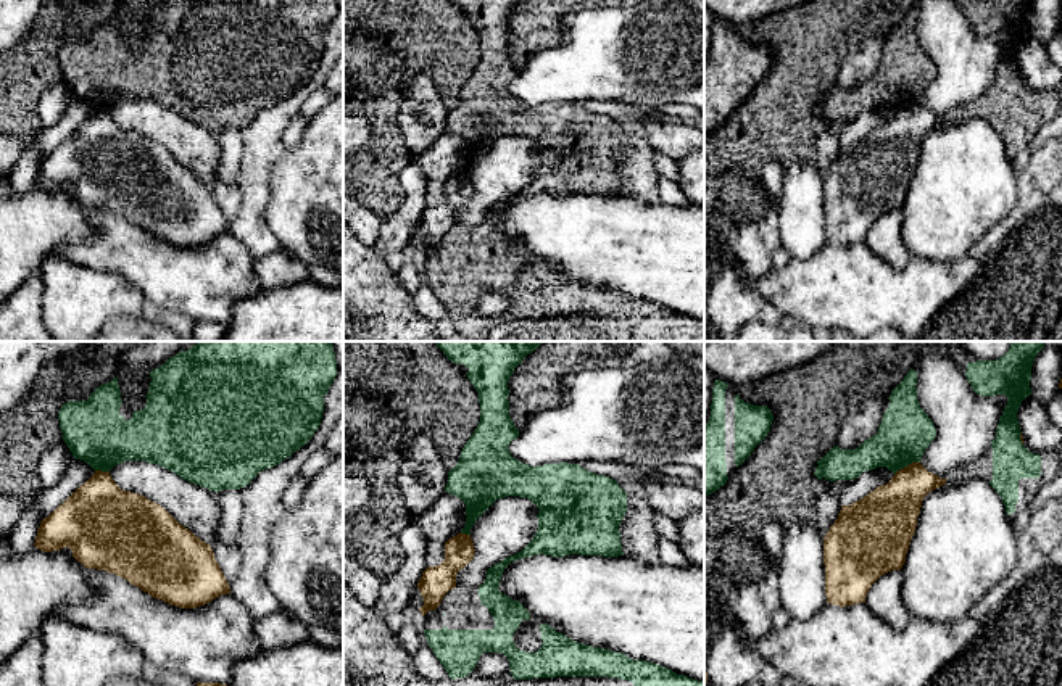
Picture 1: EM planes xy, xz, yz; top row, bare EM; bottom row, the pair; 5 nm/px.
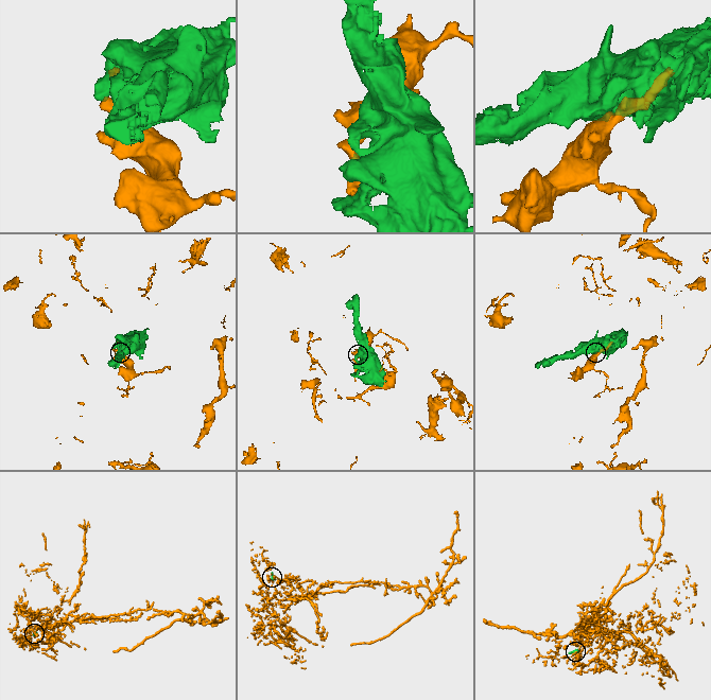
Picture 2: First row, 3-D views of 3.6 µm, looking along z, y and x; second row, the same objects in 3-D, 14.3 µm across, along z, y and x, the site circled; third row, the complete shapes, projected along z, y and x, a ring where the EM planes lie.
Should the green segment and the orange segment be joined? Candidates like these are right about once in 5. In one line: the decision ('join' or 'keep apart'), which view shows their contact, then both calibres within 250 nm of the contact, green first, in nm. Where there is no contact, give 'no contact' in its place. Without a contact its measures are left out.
keep apart; meets green in yz; 260 nm thick on the green side, 280 nm on the other

